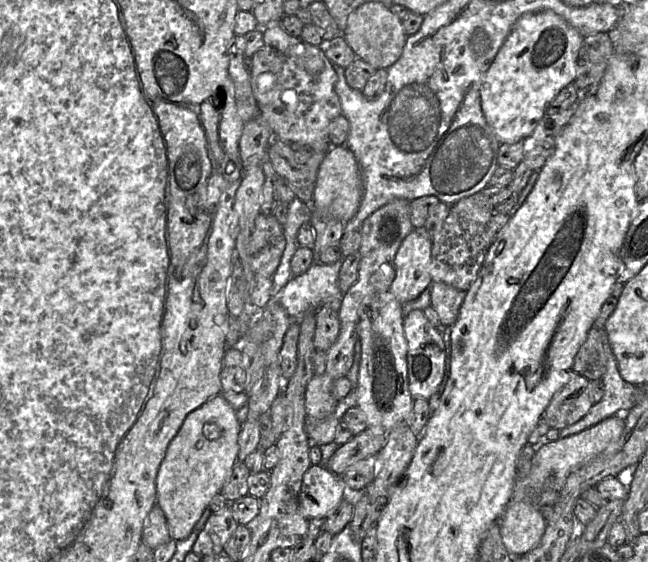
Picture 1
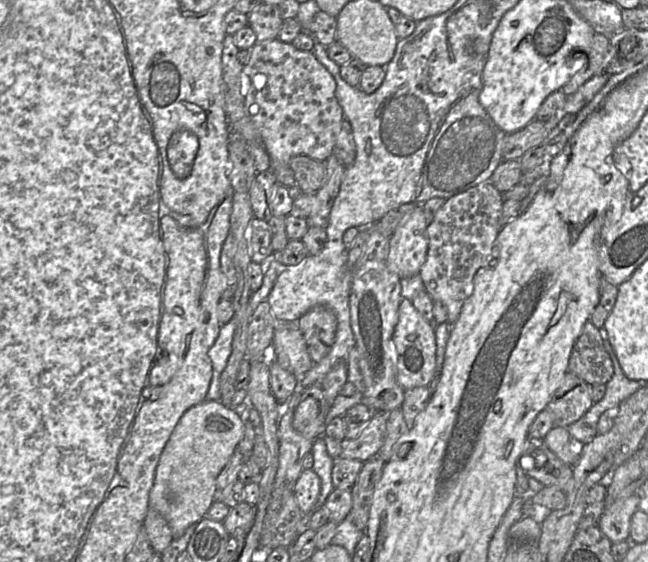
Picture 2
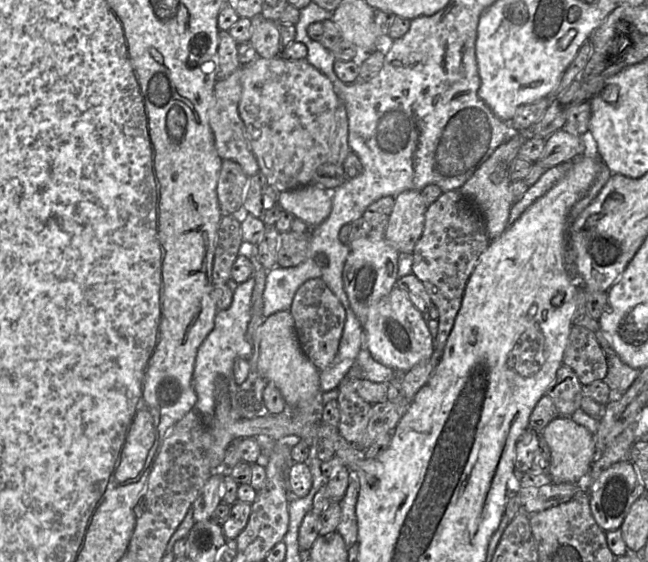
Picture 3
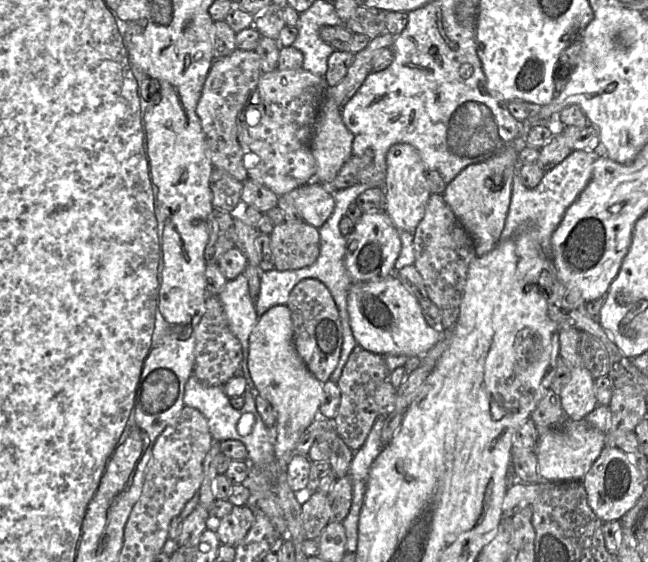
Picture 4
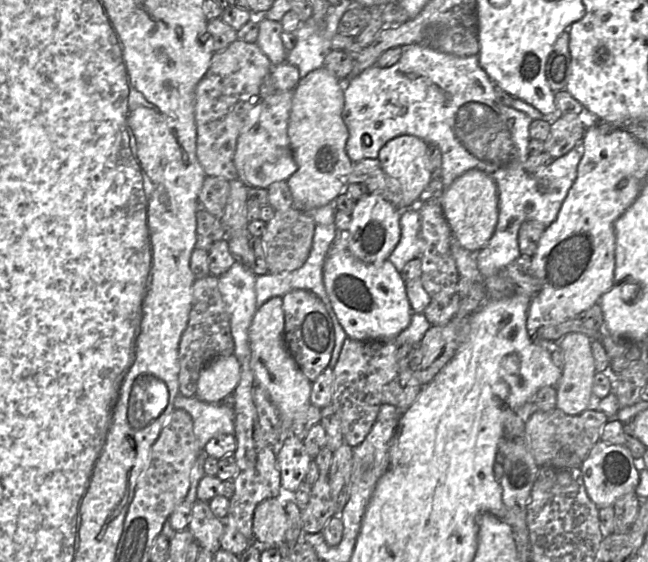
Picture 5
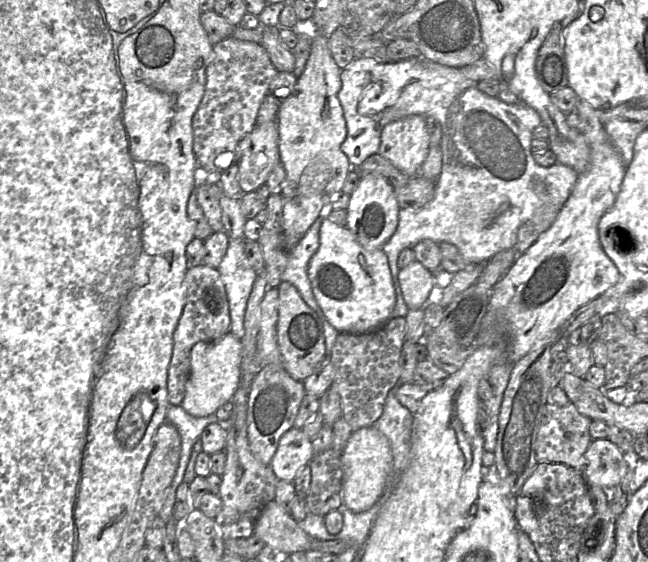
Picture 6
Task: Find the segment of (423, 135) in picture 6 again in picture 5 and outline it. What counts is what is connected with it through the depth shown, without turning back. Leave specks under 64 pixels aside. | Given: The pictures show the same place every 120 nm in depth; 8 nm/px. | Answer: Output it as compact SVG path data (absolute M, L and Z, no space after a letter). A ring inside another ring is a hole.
M399 135L380 149L378 159L382 170L400 183L403 205L415 207L432 180L429 144L414 135Z

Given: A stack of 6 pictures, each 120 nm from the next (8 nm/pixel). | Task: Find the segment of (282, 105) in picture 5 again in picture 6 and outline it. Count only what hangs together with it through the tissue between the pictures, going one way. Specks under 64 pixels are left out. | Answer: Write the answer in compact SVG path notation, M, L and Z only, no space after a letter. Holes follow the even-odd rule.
M271 121L255 127L237 146L239 185L244 194L265 185L268 176L280 163L278 126Z

